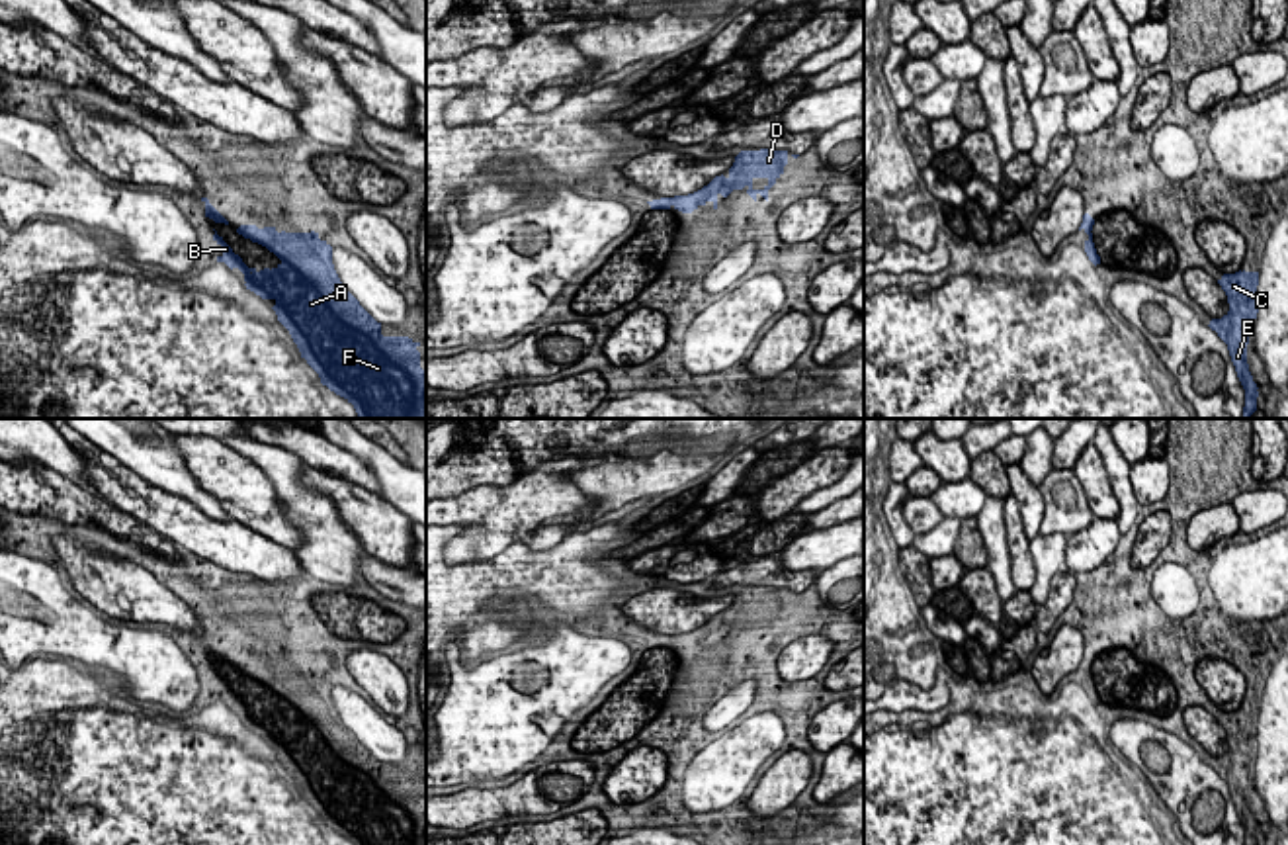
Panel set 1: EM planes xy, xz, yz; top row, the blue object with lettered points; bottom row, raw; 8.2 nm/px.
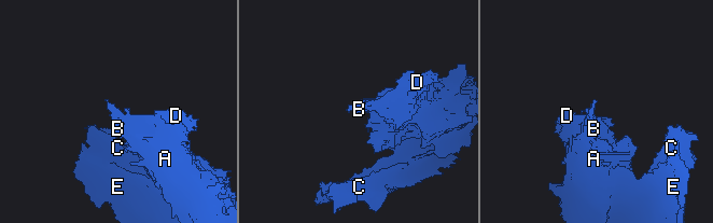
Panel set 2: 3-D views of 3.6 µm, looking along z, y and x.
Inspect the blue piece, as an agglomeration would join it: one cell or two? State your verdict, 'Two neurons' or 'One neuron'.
One neuron

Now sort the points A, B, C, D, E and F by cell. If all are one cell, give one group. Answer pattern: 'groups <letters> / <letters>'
groups A B C D E F

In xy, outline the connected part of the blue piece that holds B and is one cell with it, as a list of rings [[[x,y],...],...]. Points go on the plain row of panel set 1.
[[[240,663],[236,671],[281,700],[272,708],[248,706],[215,669],[213,679],[223,690],[217,700],[238,706],[246,728],[276,739],[278,759],[322,823],[354,845],[426,845],[420,780],[381,773],[381,761],[342,724],[332,685],[319,671],[256,663]]]

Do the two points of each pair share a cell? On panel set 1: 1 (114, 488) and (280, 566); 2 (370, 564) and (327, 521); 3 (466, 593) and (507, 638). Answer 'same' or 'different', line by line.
1: same
2: different
3: same

